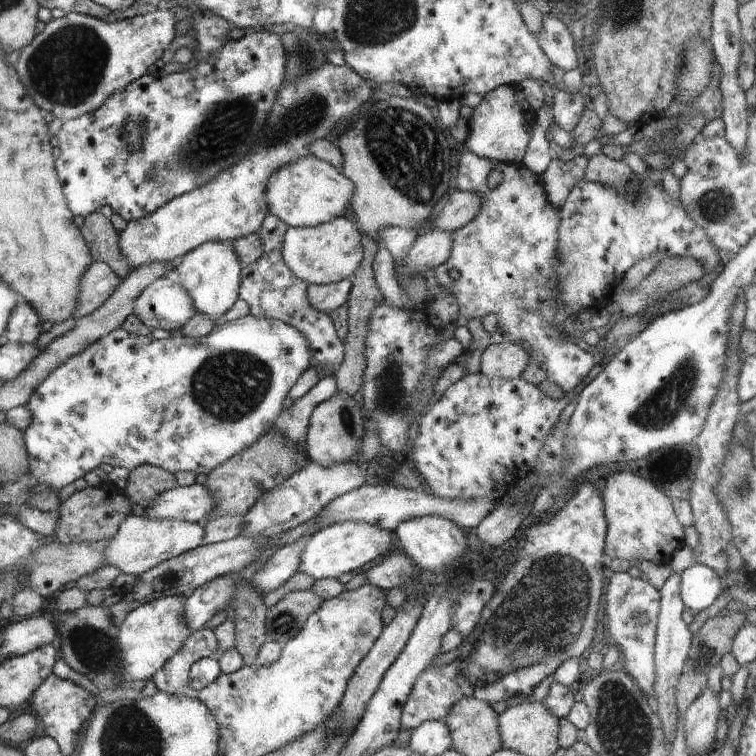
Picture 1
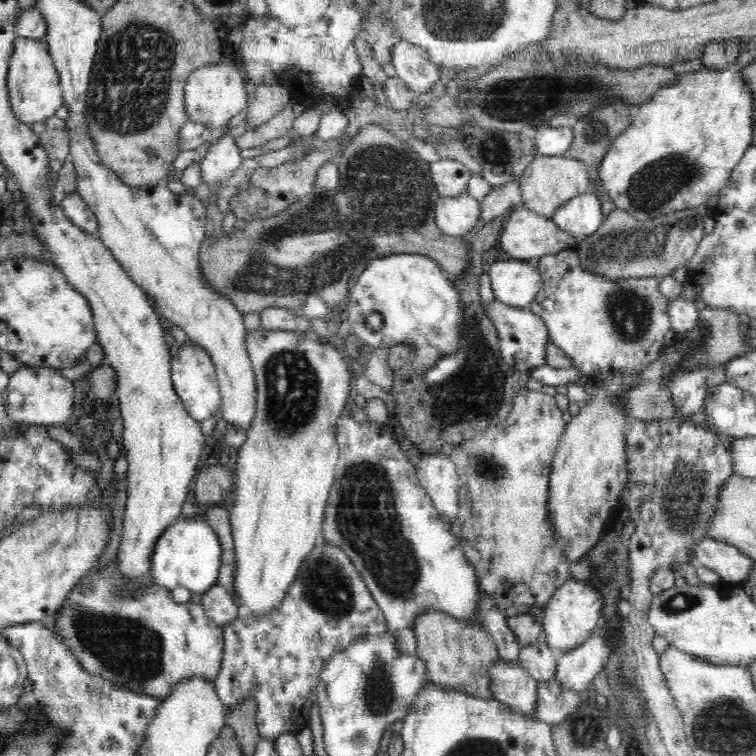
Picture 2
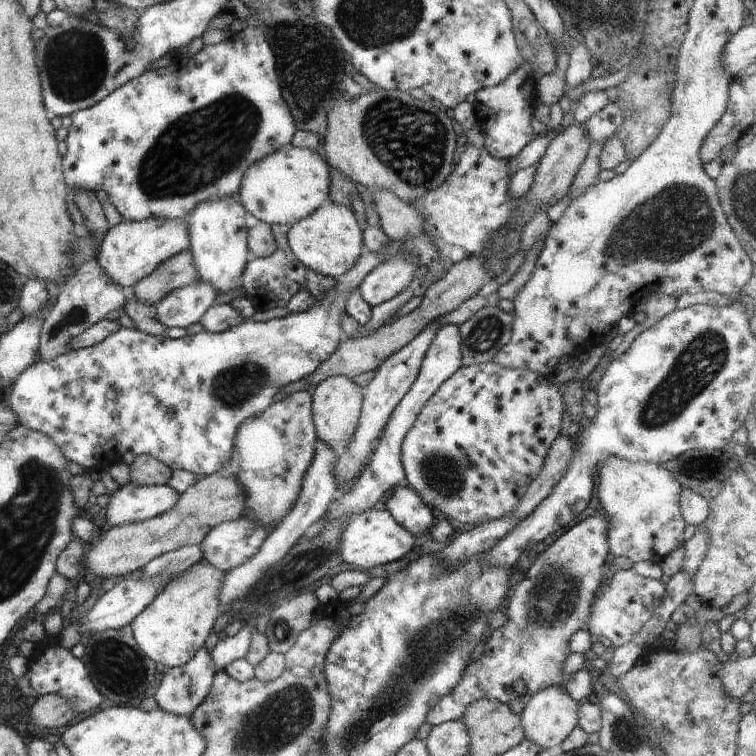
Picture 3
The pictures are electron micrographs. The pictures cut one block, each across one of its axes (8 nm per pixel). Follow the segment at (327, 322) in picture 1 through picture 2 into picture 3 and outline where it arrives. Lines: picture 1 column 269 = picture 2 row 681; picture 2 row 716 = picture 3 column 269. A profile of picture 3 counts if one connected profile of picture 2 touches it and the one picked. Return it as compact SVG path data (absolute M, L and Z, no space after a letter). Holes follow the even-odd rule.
M282 224L271 226L272 236L277 244L277 250L270 257L257 257L247 266L242 274L241 289L246 299L249 299L256 311L268 311L274 308L285 308L300 290L307 288L307 269L295 258L288 245L289 228Z

